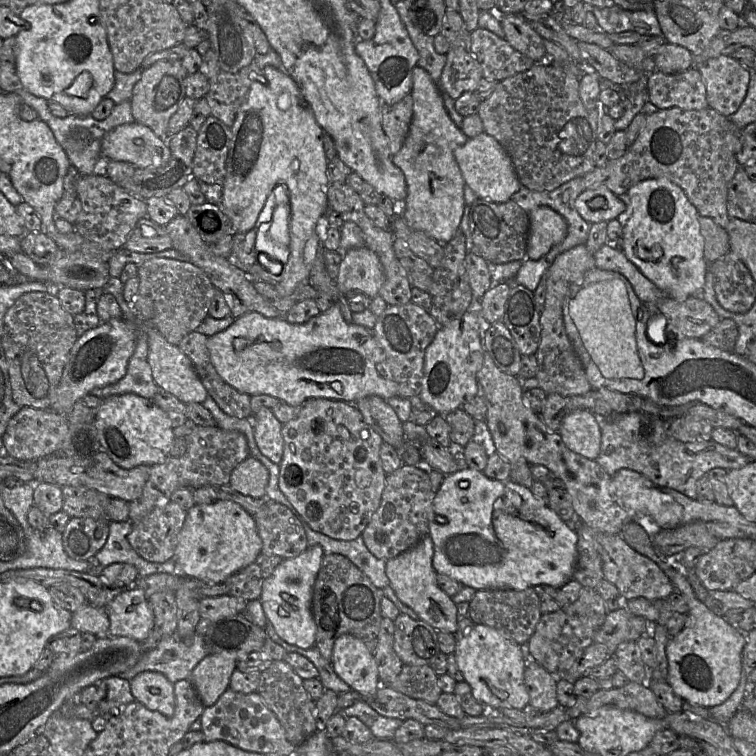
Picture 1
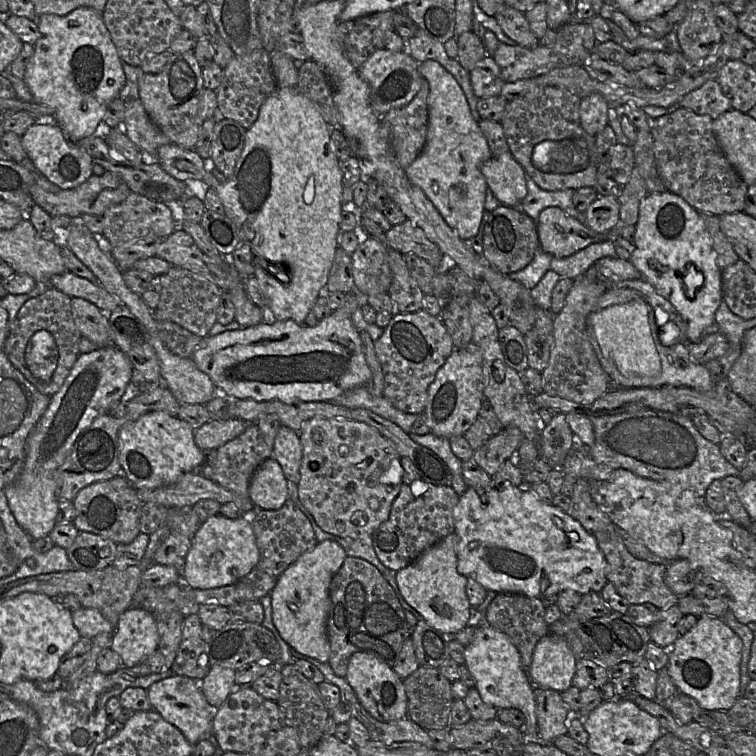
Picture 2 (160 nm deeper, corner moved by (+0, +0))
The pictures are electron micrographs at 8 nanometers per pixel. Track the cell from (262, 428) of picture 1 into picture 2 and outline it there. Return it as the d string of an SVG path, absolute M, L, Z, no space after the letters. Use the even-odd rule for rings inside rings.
M281 426L276 435L272 449L272 458L281 465L287 480L298 484L303 457L302 445L298 433Z

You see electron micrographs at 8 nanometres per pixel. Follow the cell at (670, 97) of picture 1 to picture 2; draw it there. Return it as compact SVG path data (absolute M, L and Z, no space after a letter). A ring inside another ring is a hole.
M708 80L698 89L686 94L677 106L690 109L698 115L708 115L714 120L733 109L731 100L725 96L716 80Z

